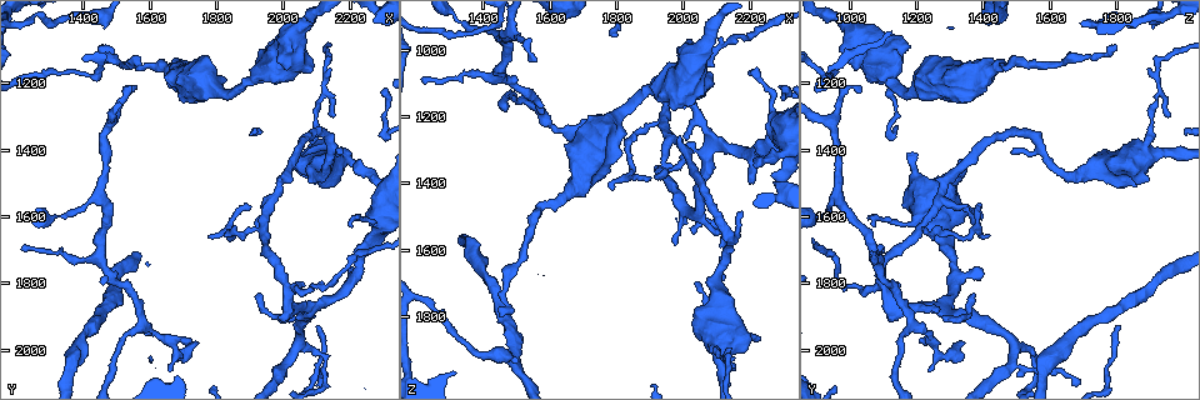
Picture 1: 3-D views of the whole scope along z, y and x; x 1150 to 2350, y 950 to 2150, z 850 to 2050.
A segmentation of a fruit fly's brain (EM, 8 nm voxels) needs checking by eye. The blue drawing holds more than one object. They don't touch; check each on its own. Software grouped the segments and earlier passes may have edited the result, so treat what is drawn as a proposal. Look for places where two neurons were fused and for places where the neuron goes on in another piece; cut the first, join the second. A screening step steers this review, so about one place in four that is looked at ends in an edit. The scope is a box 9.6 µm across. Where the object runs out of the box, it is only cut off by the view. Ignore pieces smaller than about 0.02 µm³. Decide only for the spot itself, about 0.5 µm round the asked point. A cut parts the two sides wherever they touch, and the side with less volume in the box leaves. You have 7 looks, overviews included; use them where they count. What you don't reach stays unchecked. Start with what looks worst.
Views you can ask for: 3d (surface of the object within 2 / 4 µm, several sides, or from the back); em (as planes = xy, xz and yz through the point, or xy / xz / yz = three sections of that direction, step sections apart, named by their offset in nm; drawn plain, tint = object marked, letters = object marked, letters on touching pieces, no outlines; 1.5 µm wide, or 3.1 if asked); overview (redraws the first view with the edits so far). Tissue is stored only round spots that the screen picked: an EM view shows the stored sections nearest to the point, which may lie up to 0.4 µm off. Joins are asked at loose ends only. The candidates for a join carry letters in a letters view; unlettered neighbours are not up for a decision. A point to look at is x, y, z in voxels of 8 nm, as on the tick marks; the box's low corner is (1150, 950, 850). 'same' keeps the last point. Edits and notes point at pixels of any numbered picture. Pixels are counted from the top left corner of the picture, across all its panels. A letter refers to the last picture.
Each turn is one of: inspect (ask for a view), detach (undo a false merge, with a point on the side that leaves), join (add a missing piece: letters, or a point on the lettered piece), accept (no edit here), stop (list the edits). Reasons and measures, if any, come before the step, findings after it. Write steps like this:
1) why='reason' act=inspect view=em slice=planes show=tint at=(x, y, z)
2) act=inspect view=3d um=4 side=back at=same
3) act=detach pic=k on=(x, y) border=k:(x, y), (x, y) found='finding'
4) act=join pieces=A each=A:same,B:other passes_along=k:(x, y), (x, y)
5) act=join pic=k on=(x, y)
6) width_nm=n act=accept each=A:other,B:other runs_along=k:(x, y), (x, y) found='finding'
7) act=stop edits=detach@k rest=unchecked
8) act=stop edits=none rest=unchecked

why='thin end' act=inspect view=3d um=4 at=(1930, 1820, 1360)

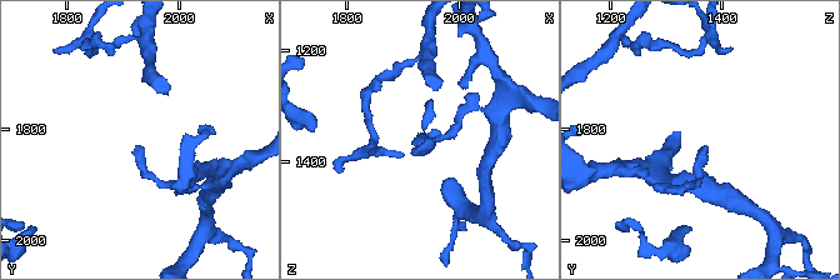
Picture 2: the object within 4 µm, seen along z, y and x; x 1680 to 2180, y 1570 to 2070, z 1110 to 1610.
why='shape alone is not enough' act=inspect view=em slice=planes show=letters at=(1925, 1830, 1365)

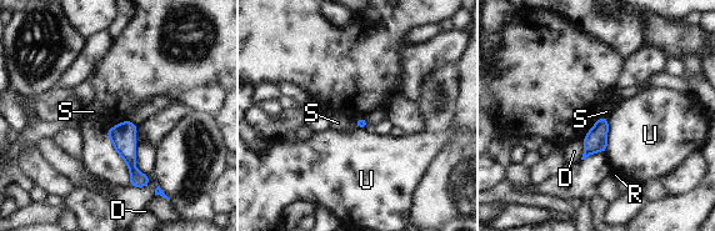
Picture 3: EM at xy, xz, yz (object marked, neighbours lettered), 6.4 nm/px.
act=accept each=D:other,R:other,S:other,U:other border=3:(354, 120), (356, 126) found='no lettered piece goes on from it'

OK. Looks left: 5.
why='an open end' act=inspect view=em slice=planes show=tint at=(2210, 1770, 1400)

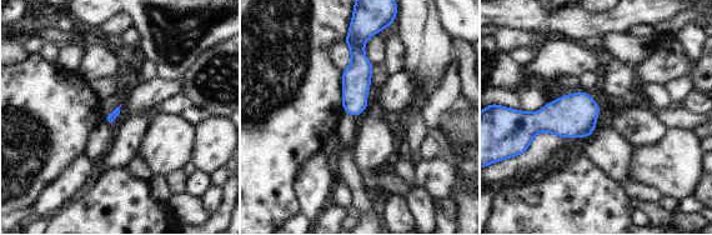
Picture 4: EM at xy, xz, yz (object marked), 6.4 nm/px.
why='what lies round it' act=inspect view=em slice=planes show=letters at=same

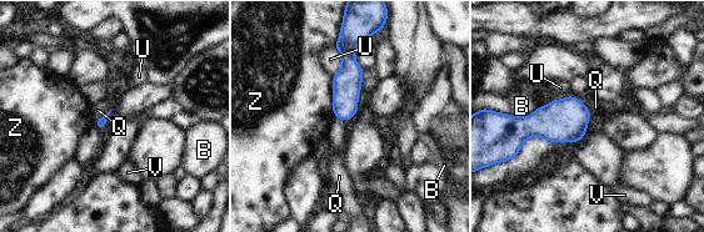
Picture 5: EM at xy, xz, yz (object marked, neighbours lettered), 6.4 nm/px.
act=accept each=B:other,Q:other,U:other,V:other,Z:other border=5:(110, 109), (95, 121) found='none of them fits'

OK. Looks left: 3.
why='thin end' act=inspect view=em slice=planes show=plain at=(1460, 1080, 1800)

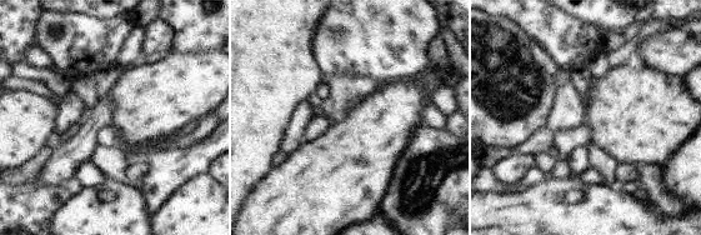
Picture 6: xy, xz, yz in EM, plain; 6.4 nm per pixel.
why='what lies round it' act=inspect view=em slice=planes show=letters at=same

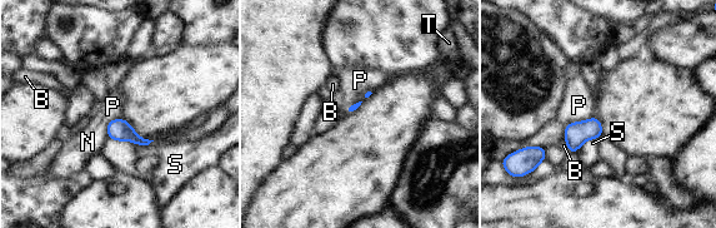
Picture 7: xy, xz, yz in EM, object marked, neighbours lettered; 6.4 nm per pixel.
act=accept each=B:other,N:other,P:other,S:other,T:other border=7:(595, 115), (571, 122), (565, 127) found='no lettered piece goes on from it'

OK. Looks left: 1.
act=stop edits=none rest=unchecked

